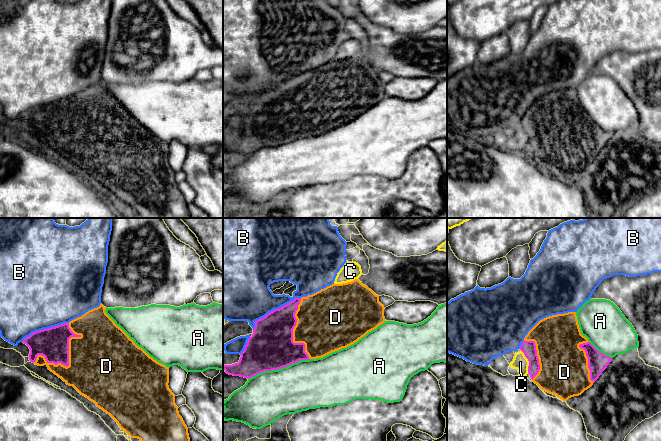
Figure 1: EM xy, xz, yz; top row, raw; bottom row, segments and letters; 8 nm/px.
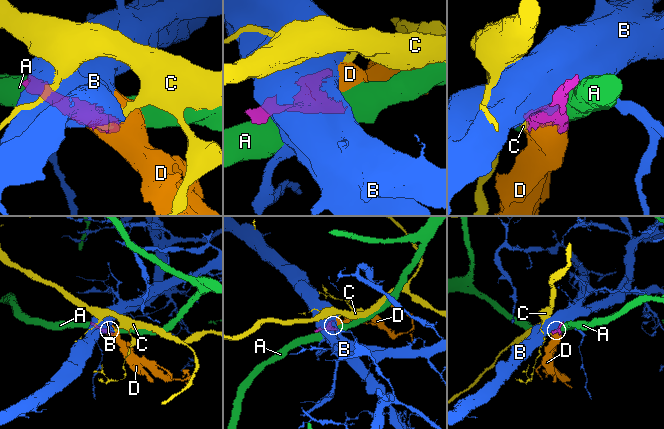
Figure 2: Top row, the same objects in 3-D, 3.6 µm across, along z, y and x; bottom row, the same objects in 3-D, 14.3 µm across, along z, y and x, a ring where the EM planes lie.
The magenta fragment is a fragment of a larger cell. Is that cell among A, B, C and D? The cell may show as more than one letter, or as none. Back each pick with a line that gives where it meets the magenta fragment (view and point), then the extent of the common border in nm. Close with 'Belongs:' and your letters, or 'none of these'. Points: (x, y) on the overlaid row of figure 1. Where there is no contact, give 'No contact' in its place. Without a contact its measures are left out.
D: Touches magenta at xy (67, 365). Shared border 440 nm
Belongs: D

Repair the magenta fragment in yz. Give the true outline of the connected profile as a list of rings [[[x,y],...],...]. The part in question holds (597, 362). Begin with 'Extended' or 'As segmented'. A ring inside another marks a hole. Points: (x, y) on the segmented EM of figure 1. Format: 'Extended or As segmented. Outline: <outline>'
Extended. Outline: [[[568,312],[540,320],[525,336],[520,346],[529,361],[528,374],[540,389],[563,401],[581,395],[607,368],[612,358],[598,351],[581,334],[576,312]]]

